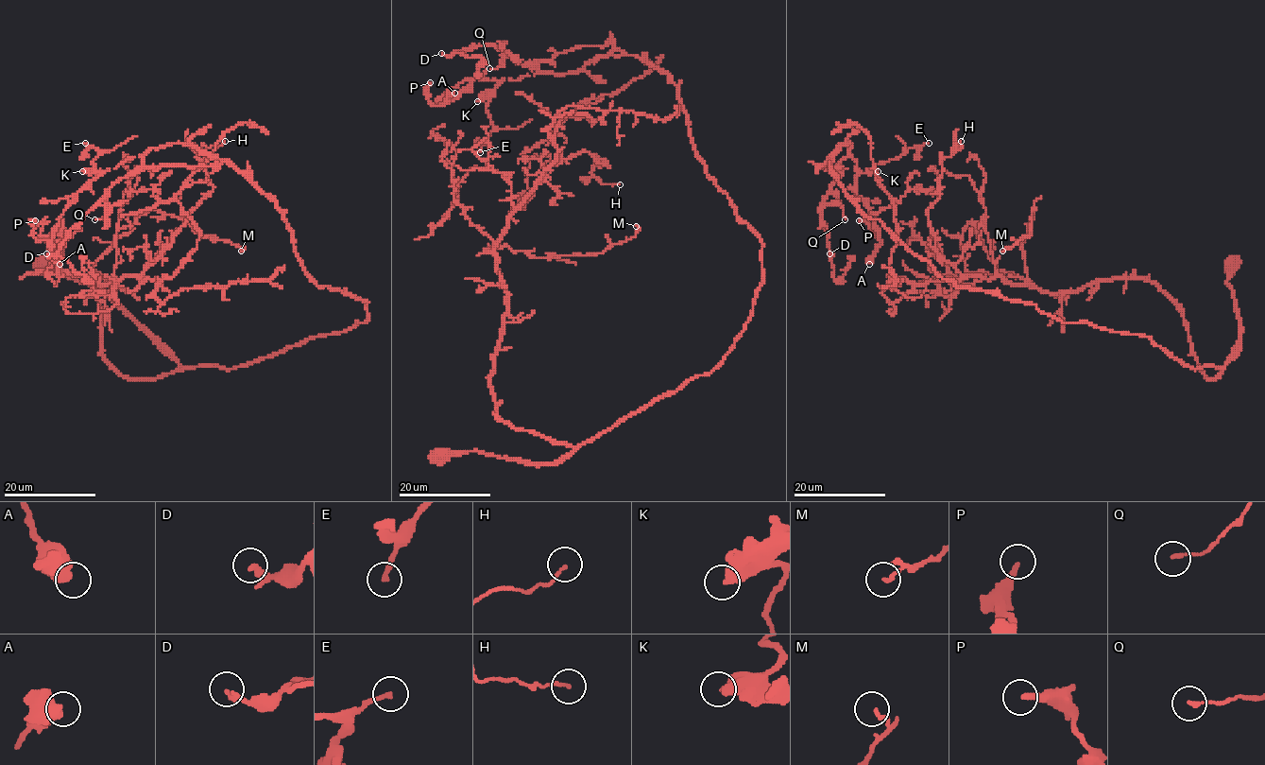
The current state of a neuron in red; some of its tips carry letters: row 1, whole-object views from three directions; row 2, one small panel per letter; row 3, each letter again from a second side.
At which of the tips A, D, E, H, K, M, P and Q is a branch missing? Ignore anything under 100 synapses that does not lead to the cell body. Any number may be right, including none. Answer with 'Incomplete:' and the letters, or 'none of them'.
Incomplete: none of them

